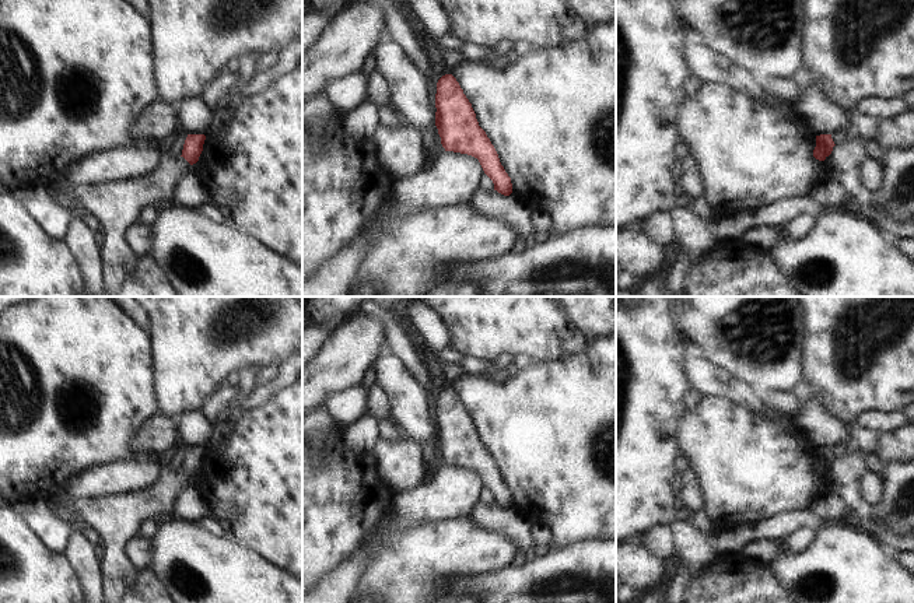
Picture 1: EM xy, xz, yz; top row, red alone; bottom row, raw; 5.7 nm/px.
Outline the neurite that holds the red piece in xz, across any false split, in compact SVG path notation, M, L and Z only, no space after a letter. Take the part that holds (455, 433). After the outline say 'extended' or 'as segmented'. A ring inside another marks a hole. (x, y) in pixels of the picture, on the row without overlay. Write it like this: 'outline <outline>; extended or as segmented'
outline M445 388L438 393L435 421L435 439L445 464L477 471L484 487L493 494L494 504L509 509L512 506L511 491L501 478L486 445L479 439L472 417L452 388Z; as segmented

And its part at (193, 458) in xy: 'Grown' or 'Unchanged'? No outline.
Unchanged.

